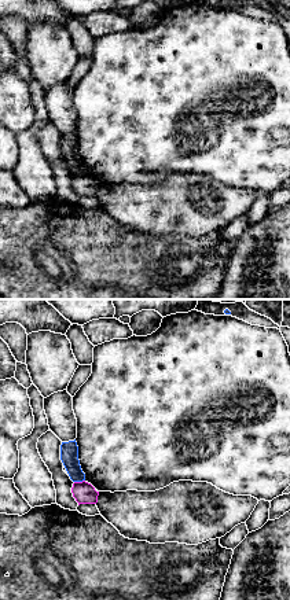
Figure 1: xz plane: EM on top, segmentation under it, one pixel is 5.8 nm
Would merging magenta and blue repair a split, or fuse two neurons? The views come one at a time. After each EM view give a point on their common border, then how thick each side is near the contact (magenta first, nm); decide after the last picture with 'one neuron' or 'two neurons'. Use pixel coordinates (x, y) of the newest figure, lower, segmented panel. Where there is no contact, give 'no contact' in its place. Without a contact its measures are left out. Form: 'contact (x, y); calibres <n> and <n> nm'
contact (79, 482); calibres 130 and 110 nm

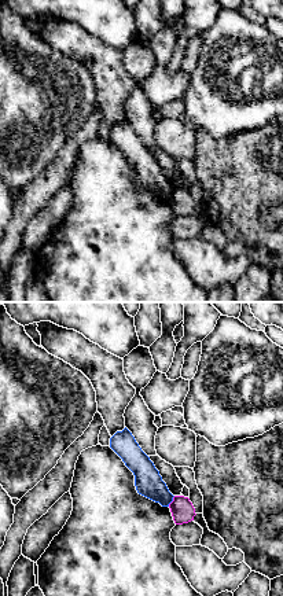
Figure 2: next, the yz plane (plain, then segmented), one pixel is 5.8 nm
contact (172, 501); calibres 140 and 160 nm

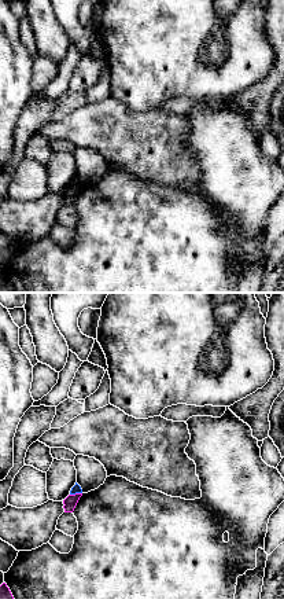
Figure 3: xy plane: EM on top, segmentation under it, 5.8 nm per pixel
contact (76, 493); calibres 80 and 50 nm

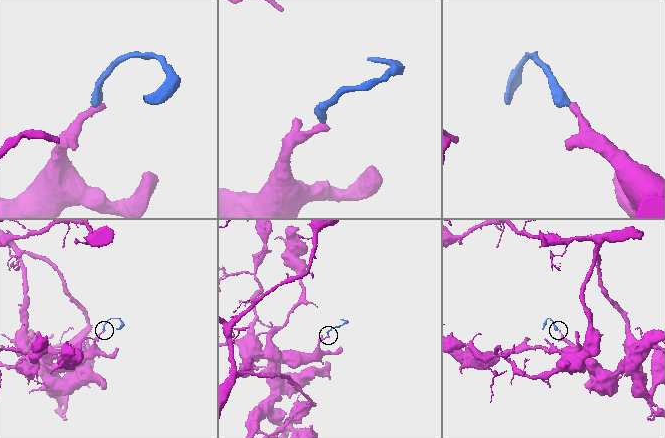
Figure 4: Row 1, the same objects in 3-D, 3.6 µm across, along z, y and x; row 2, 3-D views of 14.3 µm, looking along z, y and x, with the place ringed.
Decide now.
two neurons

